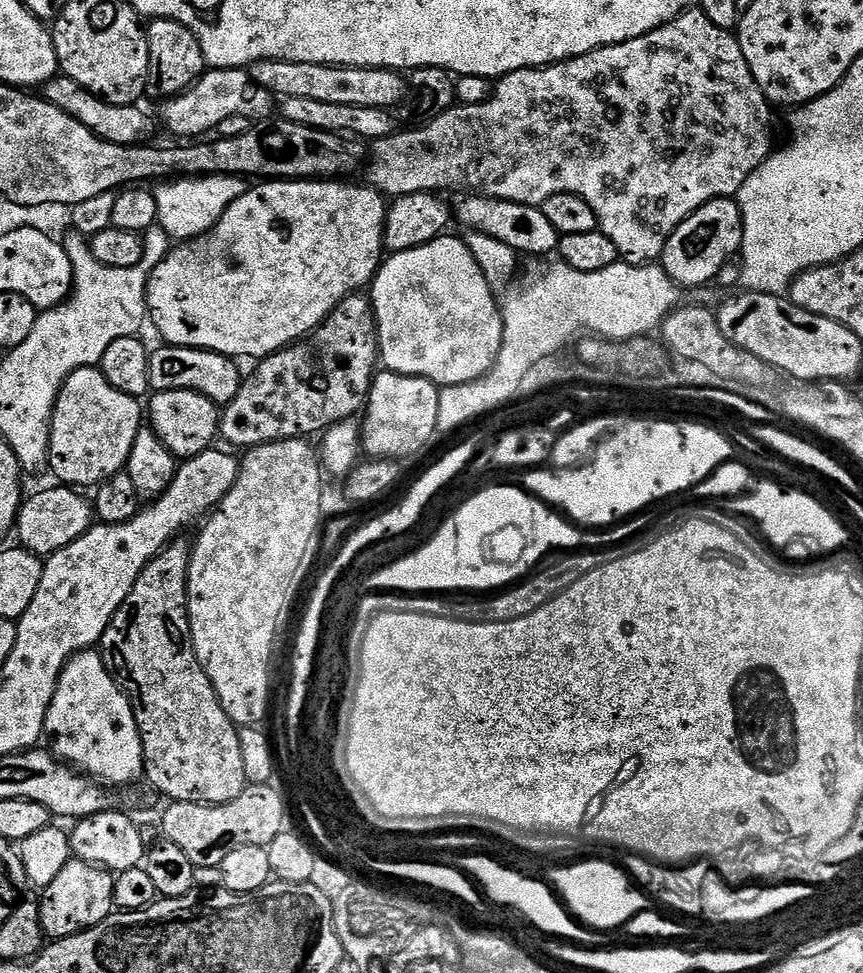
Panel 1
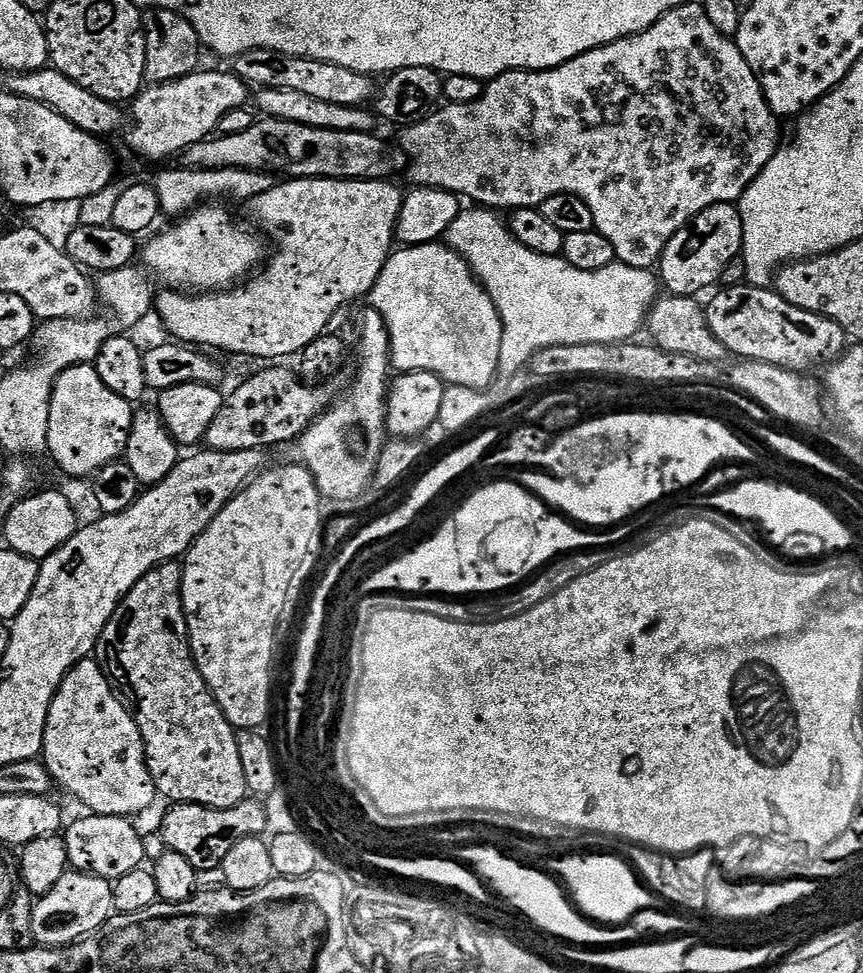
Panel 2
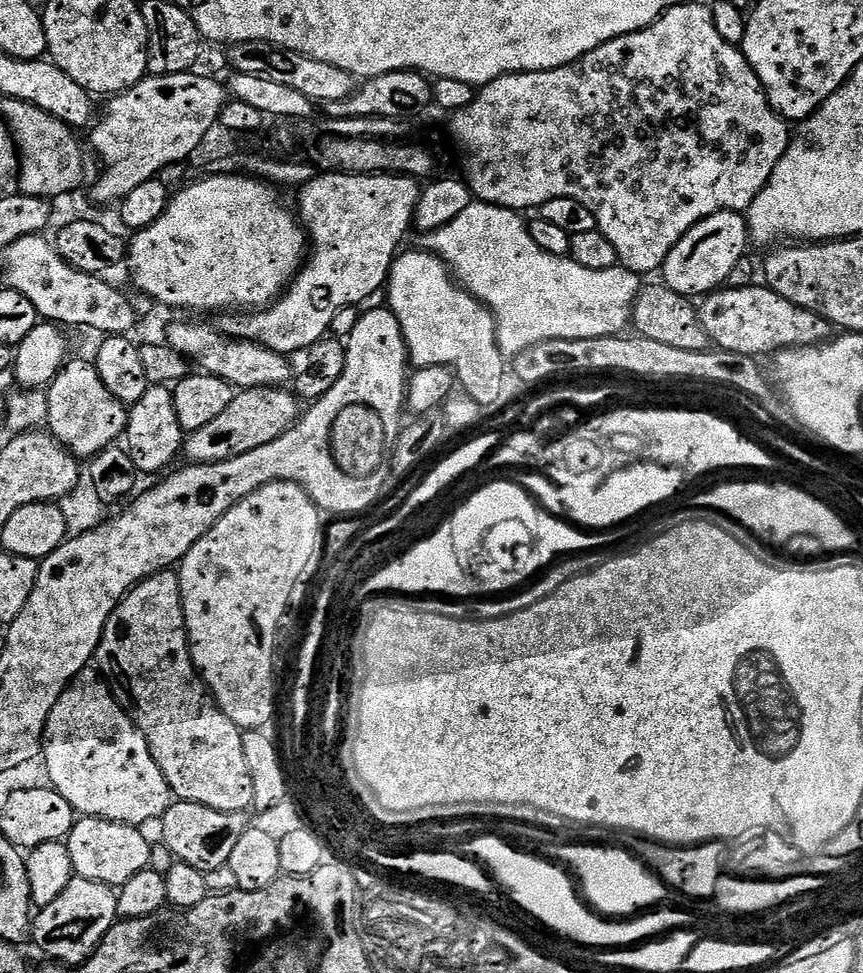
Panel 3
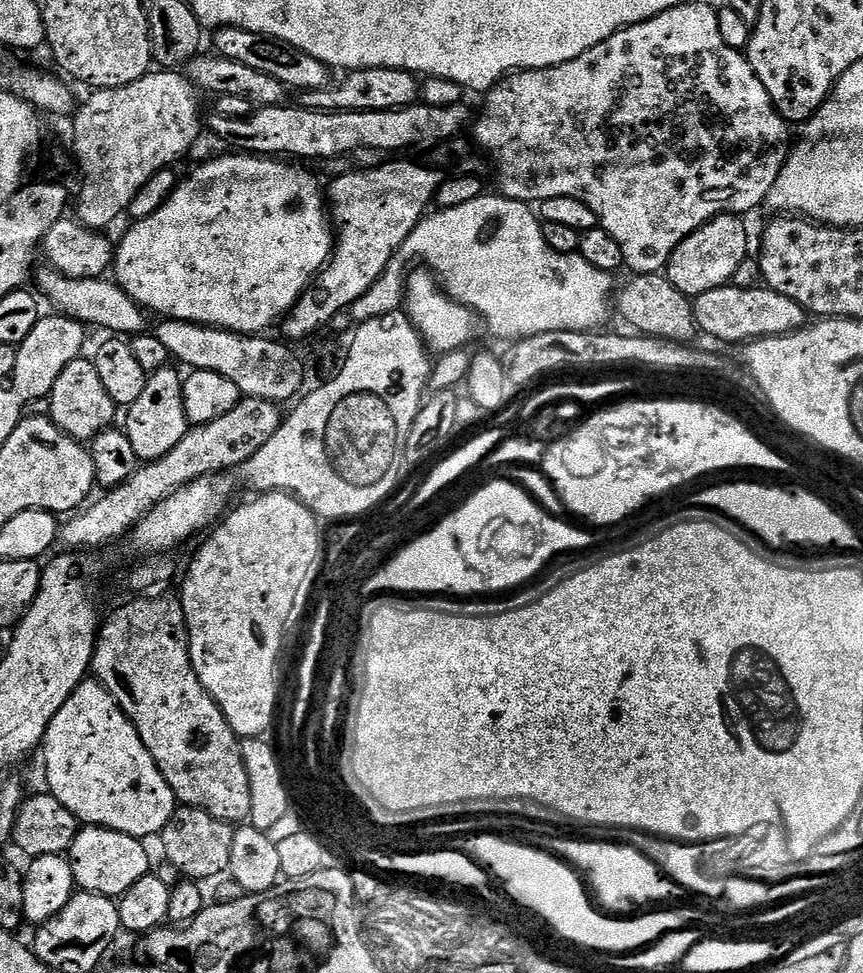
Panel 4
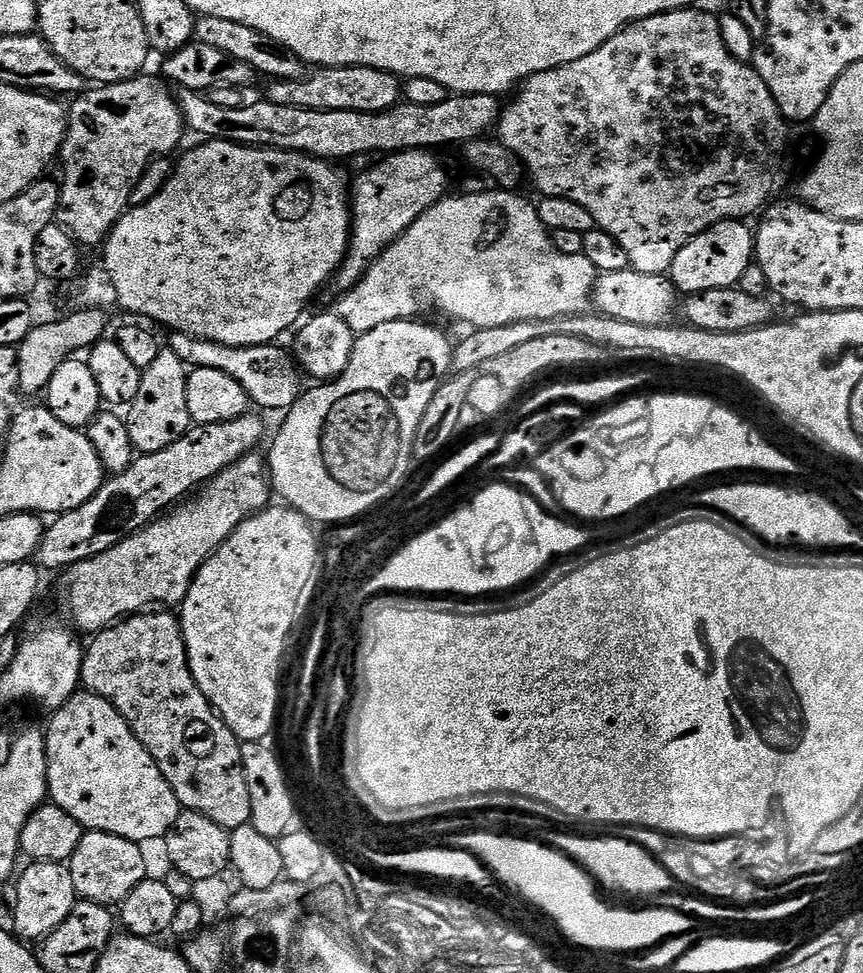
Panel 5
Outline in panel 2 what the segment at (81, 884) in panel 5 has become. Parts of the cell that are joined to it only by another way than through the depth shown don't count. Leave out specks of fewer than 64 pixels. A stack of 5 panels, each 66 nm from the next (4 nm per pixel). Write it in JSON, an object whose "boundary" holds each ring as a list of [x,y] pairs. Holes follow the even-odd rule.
{"boundary":[[[86,814],[67,825],[63,842],[67,848],[69,865],[75,871],[92,872],[105,880],[116,881],[136,868],[141,867],[146,860],[142,834],[136,830],[131,819],[123,816],[106,816]]]}

